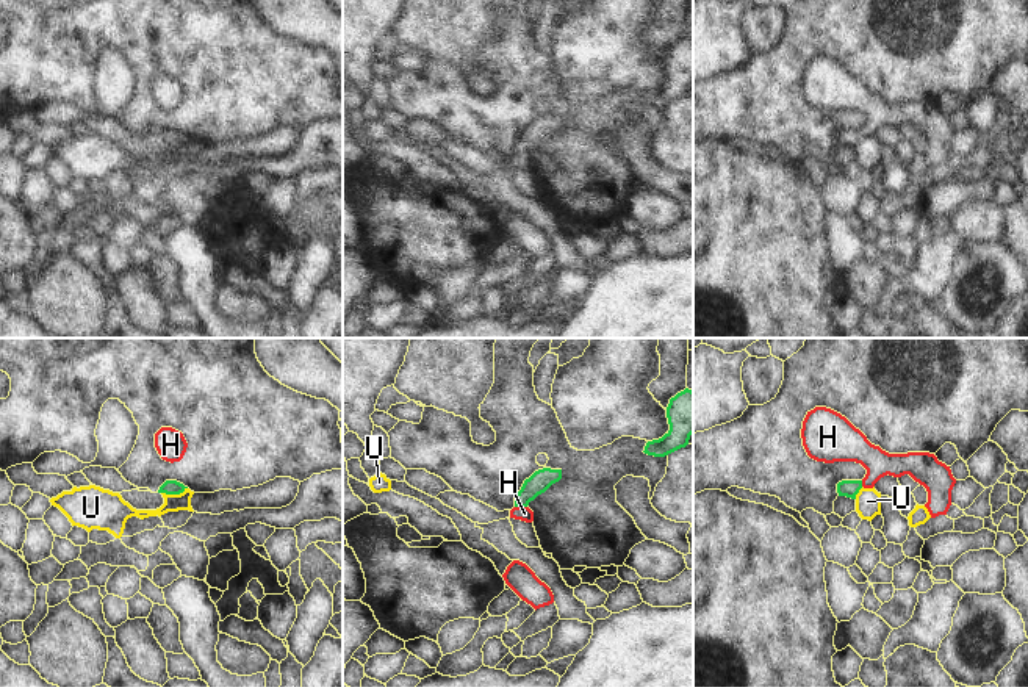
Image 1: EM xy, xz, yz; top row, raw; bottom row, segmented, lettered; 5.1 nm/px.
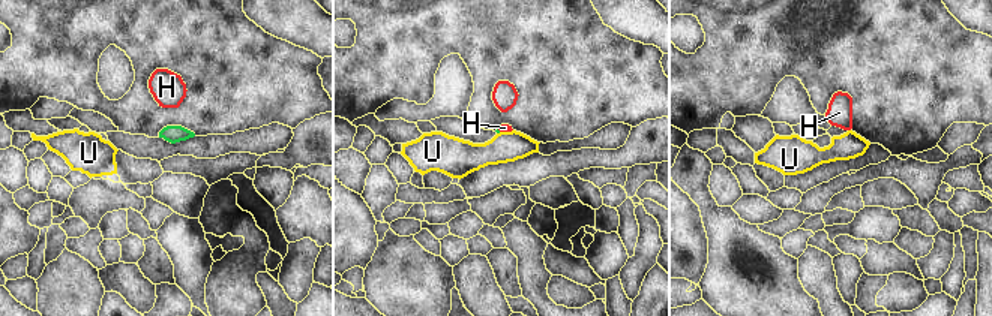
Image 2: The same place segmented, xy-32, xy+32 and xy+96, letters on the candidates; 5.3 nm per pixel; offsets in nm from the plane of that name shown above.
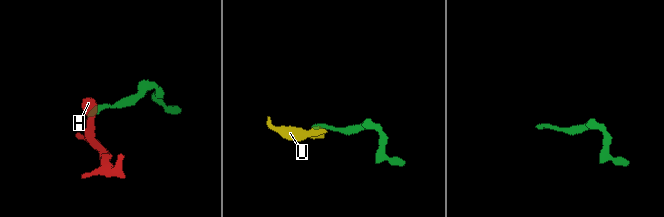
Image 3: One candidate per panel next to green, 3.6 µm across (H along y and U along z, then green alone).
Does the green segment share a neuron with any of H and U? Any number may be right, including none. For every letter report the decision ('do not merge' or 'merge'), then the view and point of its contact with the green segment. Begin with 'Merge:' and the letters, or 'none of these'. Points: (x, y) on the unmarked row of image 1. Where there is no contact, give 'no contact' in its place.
Merge: H
H: merge; meets green in xz at (521, 155)
U: do not merge; meets green in xy at (174, 143)

